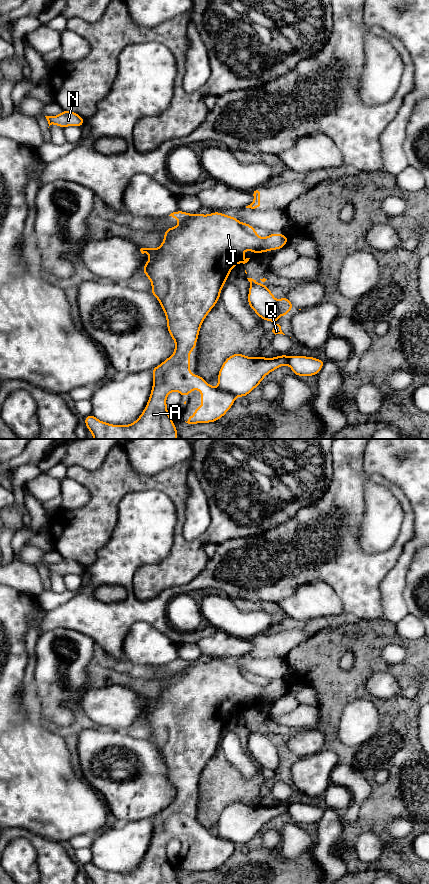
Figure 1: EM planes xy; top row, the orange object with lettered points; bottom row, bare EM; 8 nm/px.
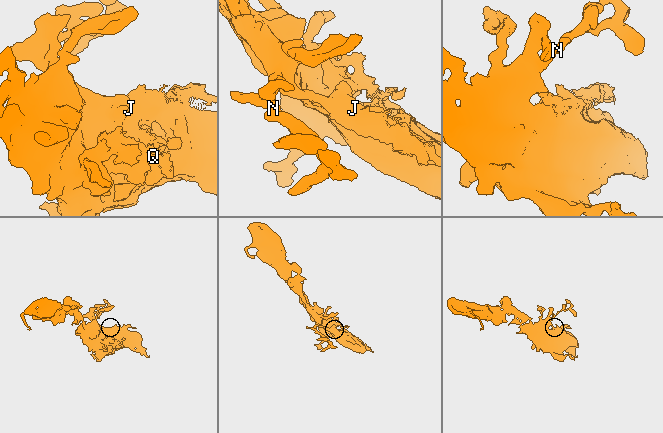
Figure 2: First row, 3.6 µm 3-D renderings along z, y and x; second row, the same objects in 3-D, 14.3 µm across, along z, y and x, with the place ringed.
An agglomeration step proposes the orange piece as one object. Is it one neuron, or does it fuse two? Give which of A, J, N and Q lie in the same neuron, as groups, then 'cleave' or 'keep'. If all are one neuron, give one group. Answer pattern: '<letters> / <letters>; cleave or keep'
A J N / Q; cleave

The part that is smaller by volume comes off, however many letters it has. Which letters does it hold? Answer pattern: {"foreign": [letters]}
{"foreign": ["Q"]}

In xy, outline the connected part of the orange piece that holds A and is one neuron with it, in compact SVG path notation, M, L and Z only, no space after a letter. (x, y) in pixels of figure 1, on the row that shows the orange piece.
M212 212L208 215L193 214L192 218L180 223L178 226L164 230L164 240L159 248L157 248L144 265L142 272L152 282L150 292L158 299L167 319L167 328L170 336L175 341L174 353L163 361L160 365L151 370L153 374L153 386L148 403L139 418L130 425L113 425L98 420L92 414L84 417L85 426L93 434L93 439L177 439L177 428L167 411L166 398L172 391L177 391L183 397L187 397L194 389L201 391L200 408L195 408L194 415L190 416L186 423L211 423L222 418L227 411L235 403L235 397L246 397L253 389L255 389L263 380L263 378L275 369L288 364L294 373L301 377L312 376L319 373L323 368L325 361L308 356L287 356L279 355L273 358L264 358L257 356L251 358L243 354L233 354L229 356L222 364L218 373L218 388L215 389L208 384L199 374L190 374L190 351L197 347L195 343L198 340L200 327L207 314L212 310L217 302L224 283L228 280L228 275L232 268L241 263L245 258L243 252L252 250L254 255L271 250L277 250L279 240L278 234L269 234L265 238L261 238L255 232L246 230L236 217L225 215L221 212Z

